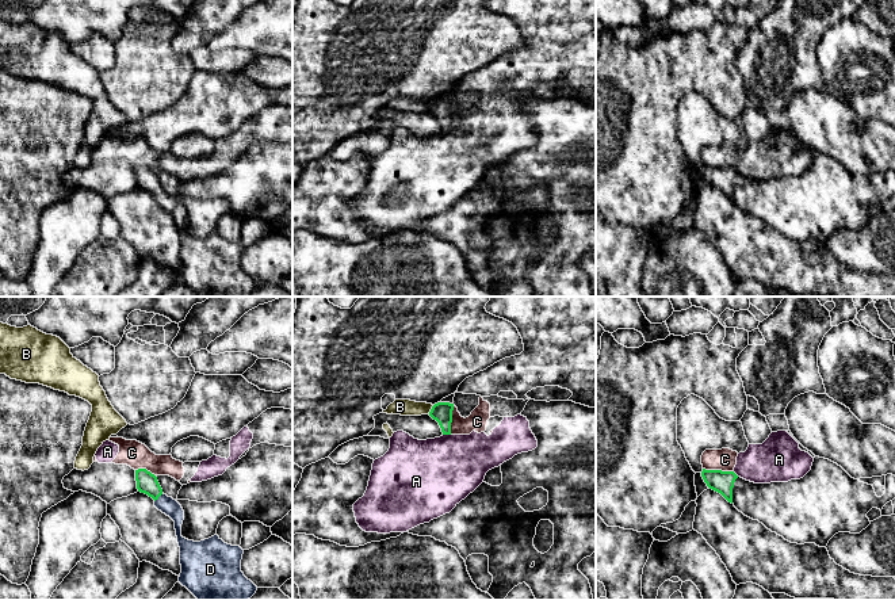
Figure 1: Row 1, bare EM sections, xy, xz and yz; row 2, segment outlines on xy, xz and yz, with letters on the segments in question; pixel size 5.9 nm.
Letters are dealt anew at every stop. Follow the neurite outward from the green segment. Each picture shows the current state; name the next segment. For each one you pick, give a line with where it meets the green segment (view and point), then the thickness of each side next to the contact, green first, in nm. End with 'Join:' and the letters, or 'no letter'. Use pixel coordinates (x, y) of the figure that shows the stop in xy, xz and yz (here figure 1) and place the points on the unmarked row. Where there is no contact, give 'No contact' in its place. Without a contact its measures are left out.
D: Touches green at xy (159, 193). Thickness 130 nm (green) against 100 nm
Join: D

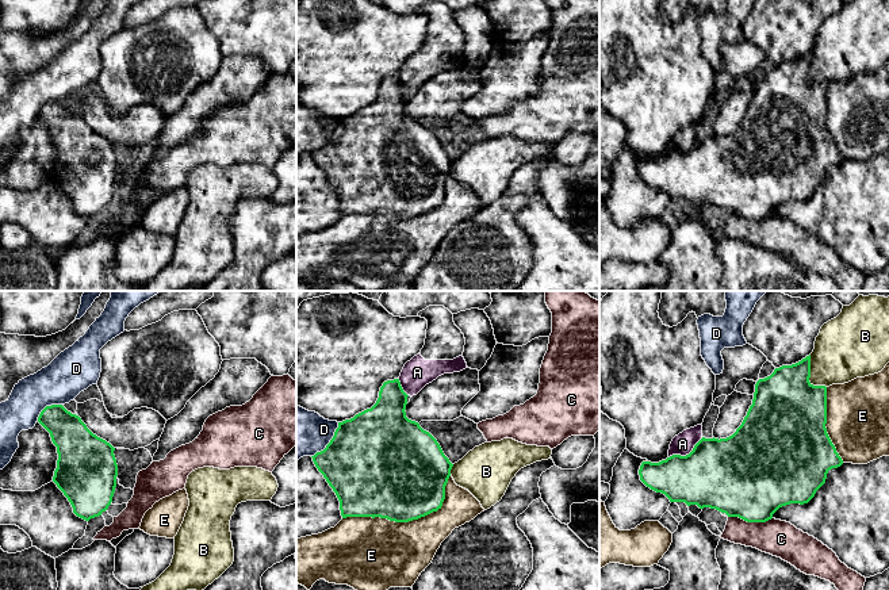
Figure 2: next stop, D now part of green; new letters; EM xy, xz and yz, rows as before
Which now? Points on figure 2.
Join: no letter

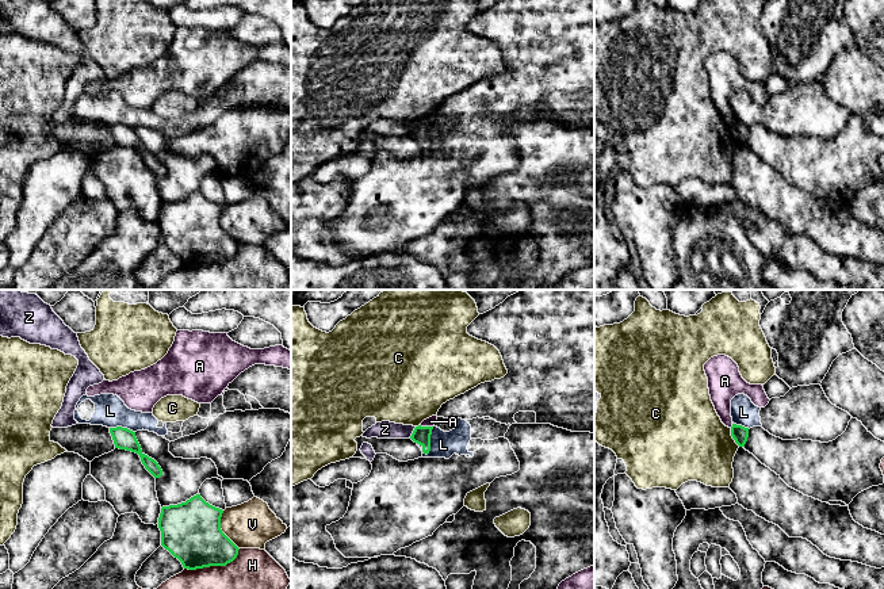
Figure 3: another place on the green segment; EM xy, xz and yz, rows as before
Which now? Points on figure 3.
Join: no letter

